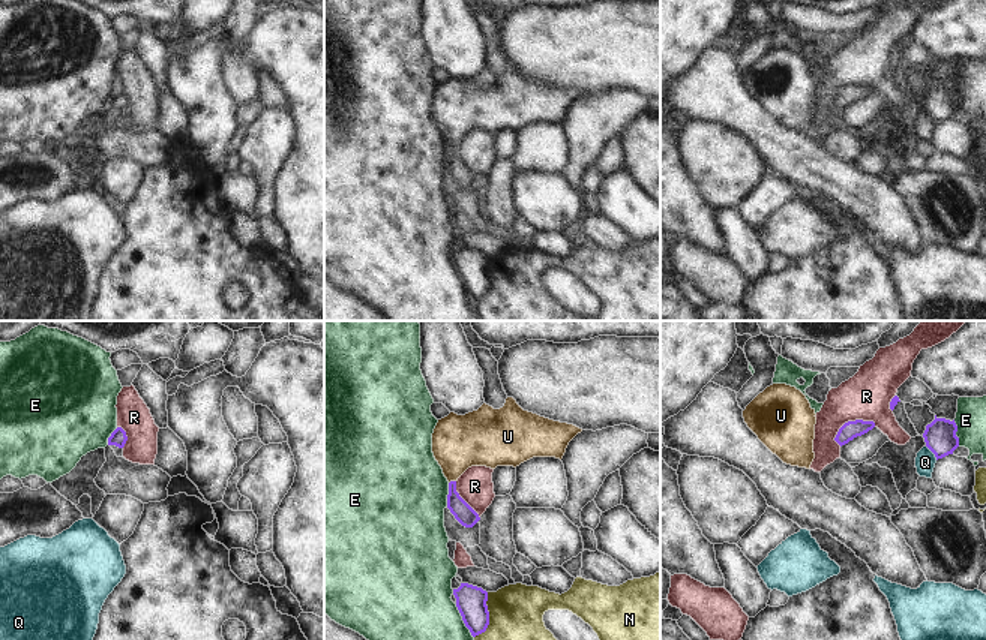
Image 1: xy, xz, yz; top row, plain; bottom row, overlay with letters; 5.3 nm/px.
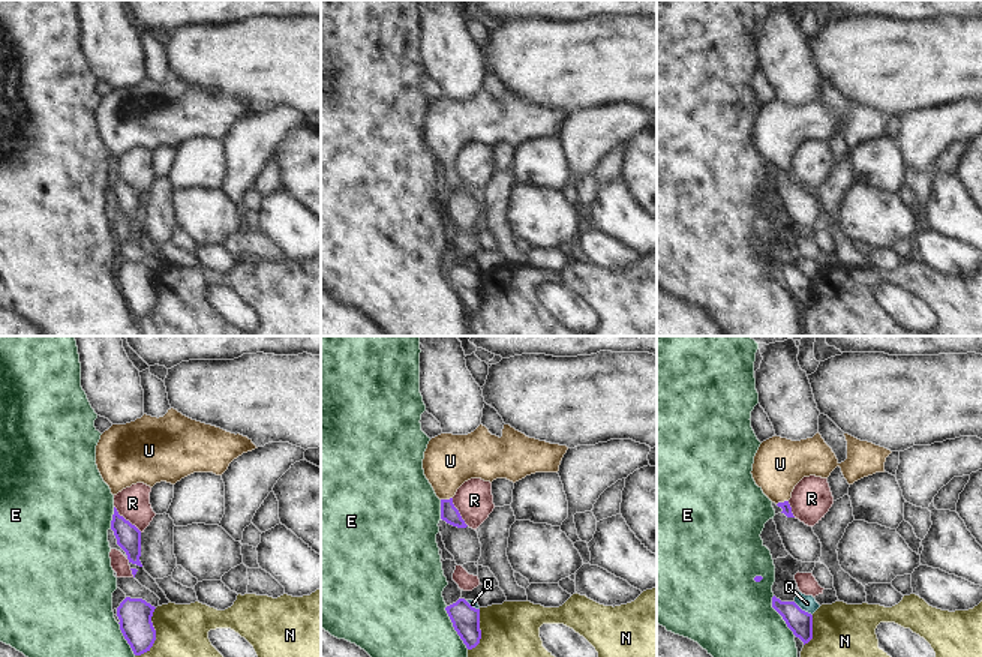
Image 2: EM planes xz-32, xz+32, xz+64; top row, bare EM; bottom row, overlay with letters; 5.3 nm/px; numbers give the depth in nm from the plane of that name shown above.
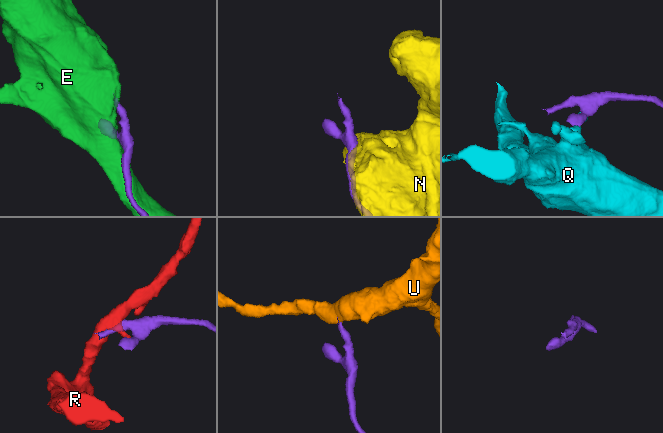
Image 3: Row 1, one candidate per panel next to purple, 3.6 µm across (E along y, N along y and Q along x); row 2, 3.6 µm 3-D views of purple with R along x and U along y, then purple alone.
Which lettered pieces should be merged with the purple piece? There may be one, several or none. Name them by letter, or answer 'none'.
U

